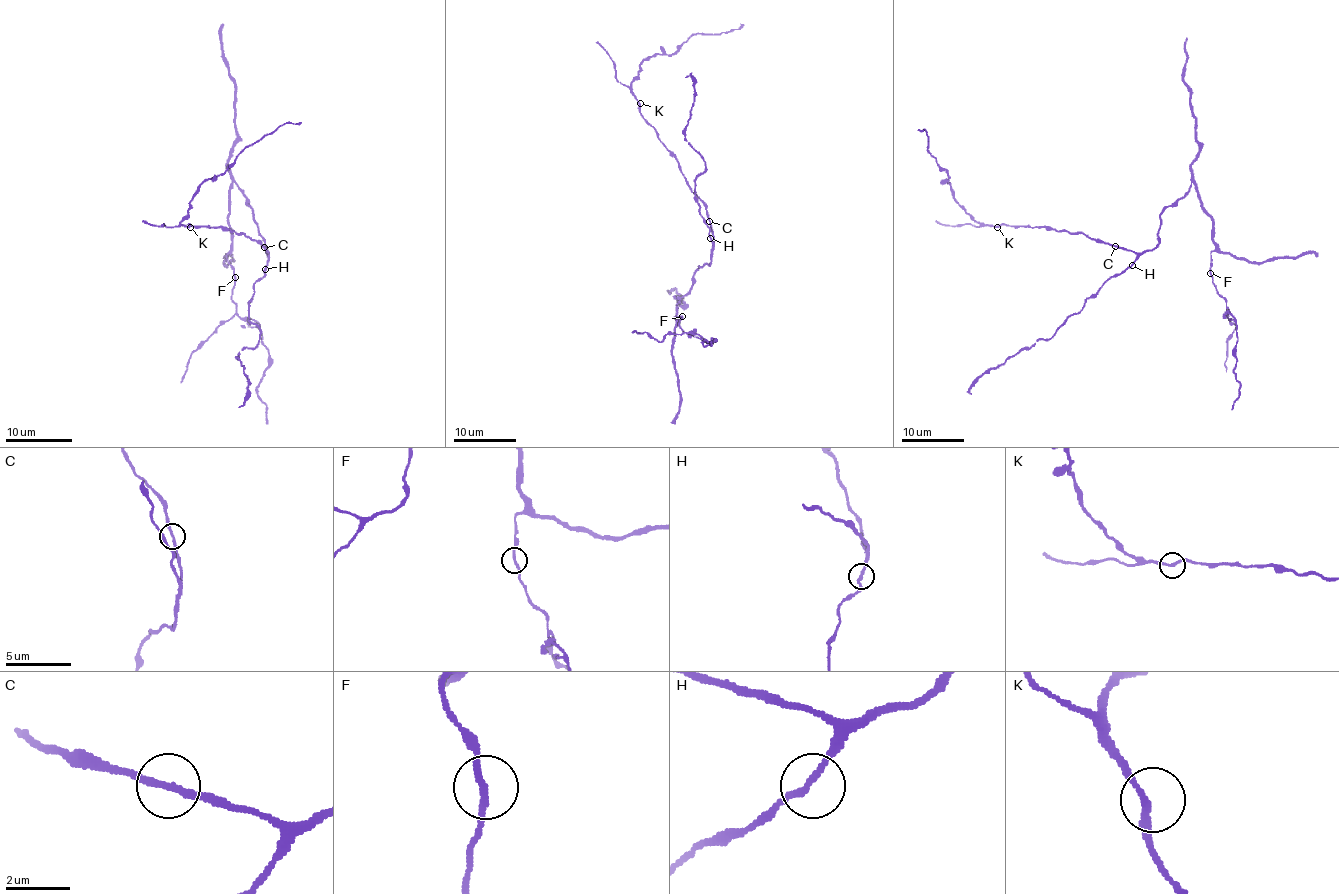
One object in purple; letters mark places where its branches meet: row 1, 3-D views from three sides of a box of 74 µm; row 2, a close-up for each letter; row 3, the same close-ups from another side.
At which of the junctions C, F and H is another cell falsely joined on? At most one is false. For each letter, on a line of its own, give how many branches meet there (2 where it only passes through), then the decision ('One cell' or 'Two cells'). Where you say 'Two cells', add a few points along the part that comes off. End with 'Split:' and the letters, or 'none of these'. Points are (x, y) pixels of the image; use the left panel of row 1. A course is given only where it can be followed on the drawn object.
C: Branches: 2. One cell
F: Branches: 2. One cell
H: Branches: 2. One cell
Split: none of these

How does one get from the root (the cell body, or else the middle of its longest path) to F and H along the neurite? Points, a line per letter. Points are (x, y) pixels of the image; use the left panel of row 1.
F: (267, 254), (254, 212), (232, 180), (229, 215), (232, 249), (227, 262), (235, 277)
H: (267, 254), (265, 269)

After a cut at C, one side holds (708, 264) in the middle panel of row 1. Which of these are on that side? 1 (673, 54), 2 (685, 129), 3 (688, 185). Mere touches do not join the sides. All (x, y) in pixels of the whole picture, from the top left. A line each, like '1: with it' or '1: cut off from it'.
1: cut off from it
2: with it
3: cut off from it

